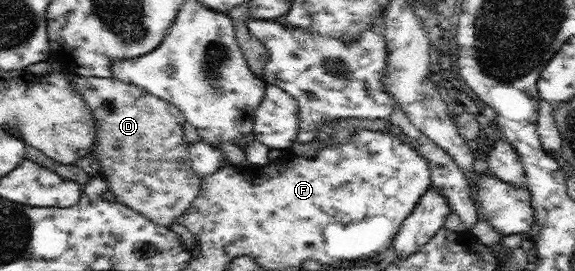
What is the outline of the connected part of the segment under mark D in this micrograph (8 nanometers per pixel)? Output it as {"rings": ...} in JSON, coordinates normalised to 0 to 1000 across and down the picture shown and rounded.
{"rings":[[[132,280],[127,292],[127,310],[134,339],[146,362],[153,402],[158,410],[158,424],[163,432],[163,472],[167,472],[163,550],[170,554],[167,557],[167,576],[174,576],[172,646],[184,657],[184,672],[188,675],[186,697],[198,716],[200,742],[247,790],[250,801],[261,808],[261,815],[271,823],[271,830],[299,834],[308,819],[308,808],[317,801],[317,790],[329,771],[334,745],[344,727],[344,716],[348,716],[351,686],[351,657],[336,627],[334,598],[330,598],[329,528],[323,520],[320,469],[317,469],[323,450],[320,421],[304,387],[299,387],[299,380],[290,376],[287,365],[278,365],[250,336],[245,321],[230,314],[230,306],[219,306],[210,292]]]}

